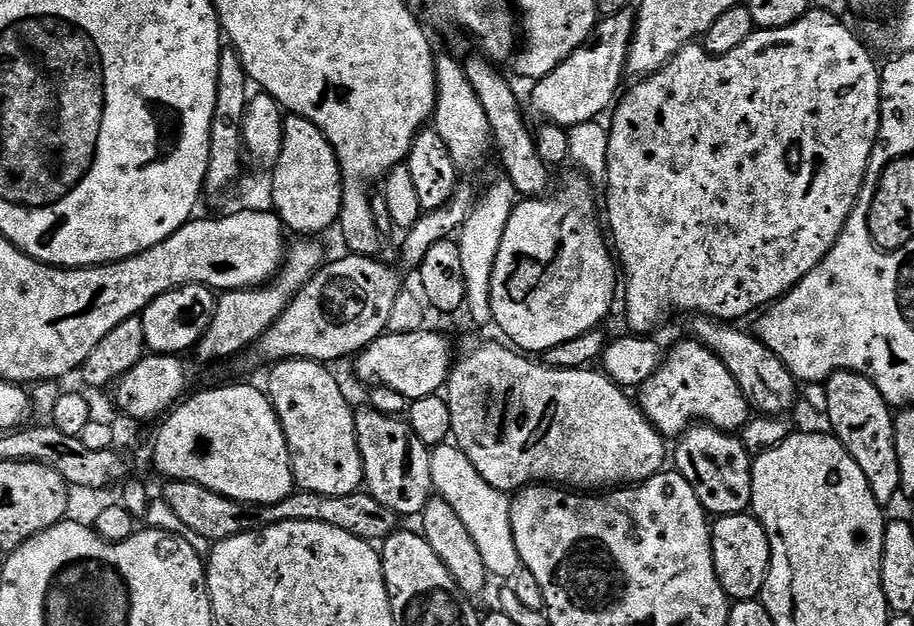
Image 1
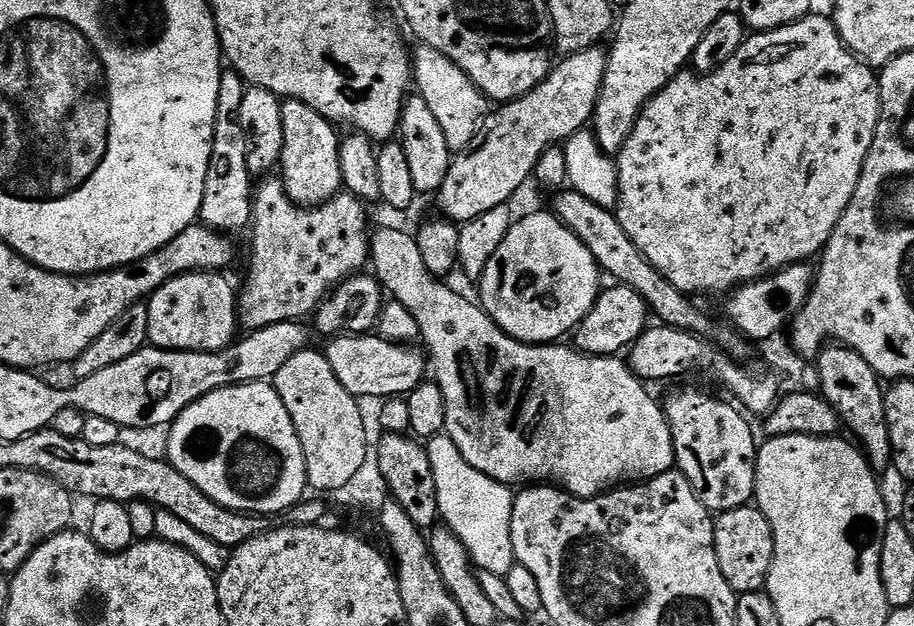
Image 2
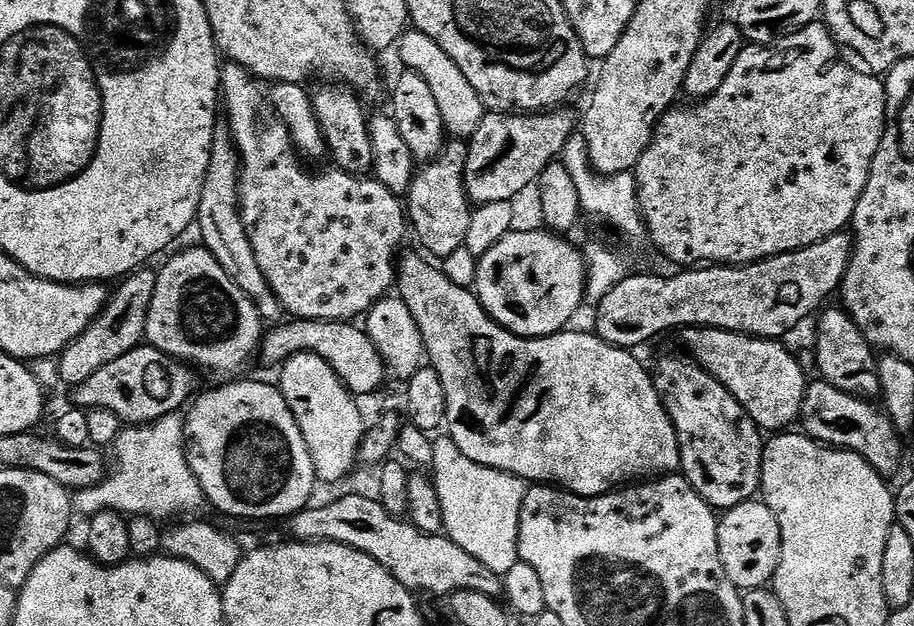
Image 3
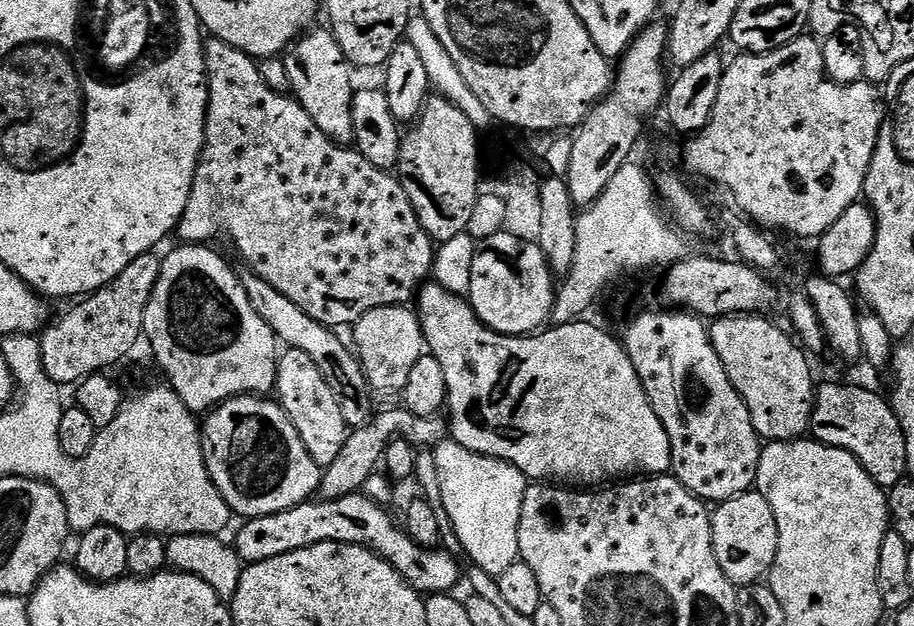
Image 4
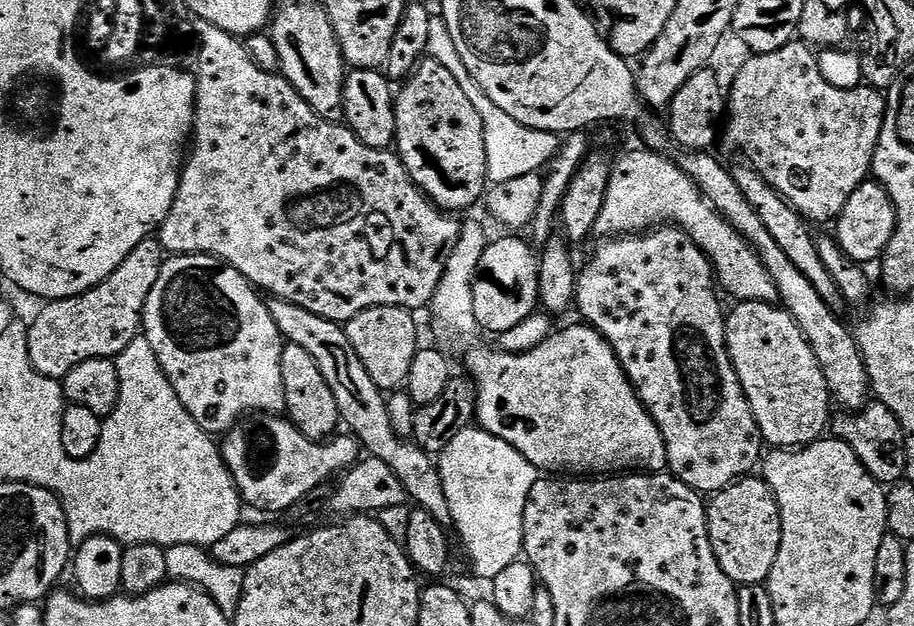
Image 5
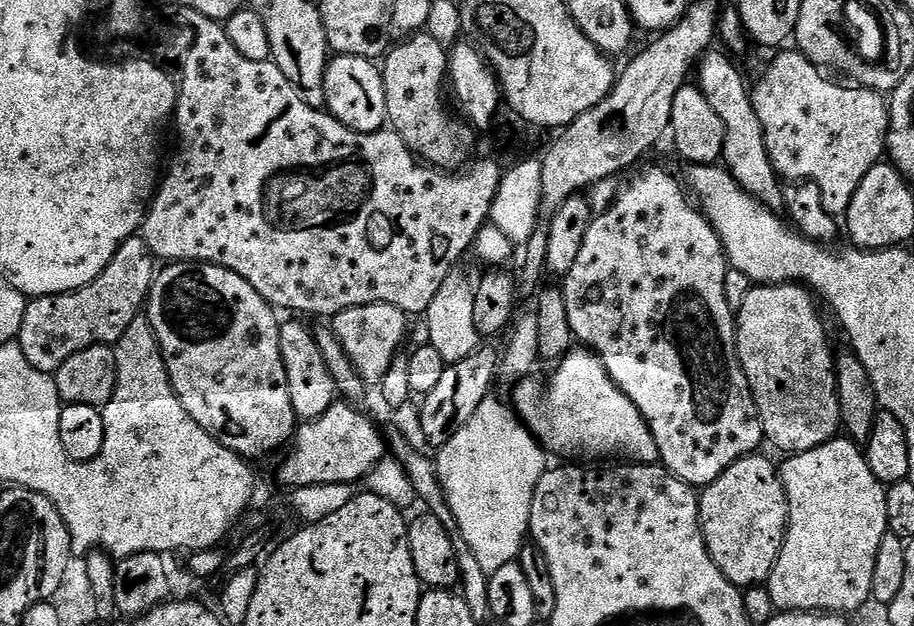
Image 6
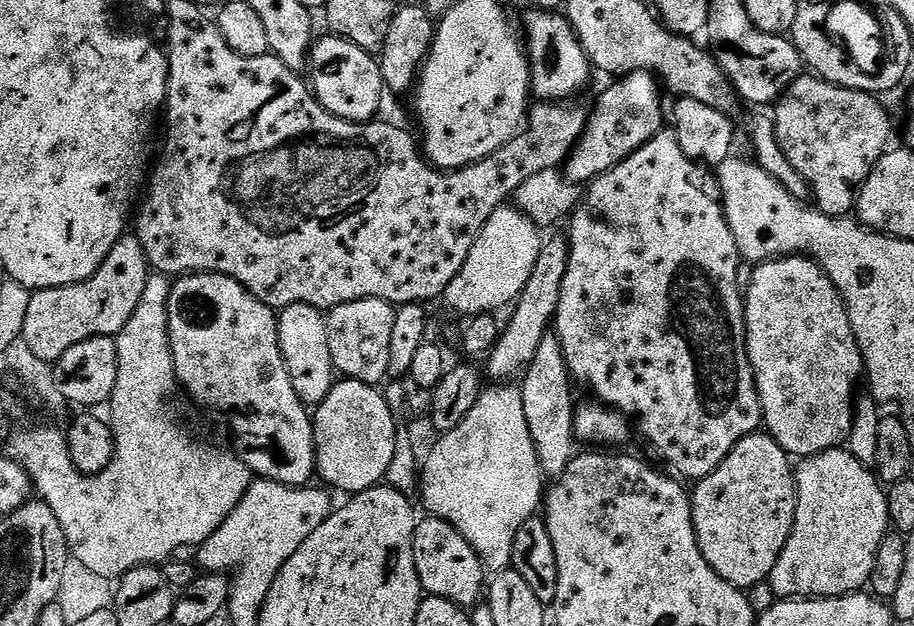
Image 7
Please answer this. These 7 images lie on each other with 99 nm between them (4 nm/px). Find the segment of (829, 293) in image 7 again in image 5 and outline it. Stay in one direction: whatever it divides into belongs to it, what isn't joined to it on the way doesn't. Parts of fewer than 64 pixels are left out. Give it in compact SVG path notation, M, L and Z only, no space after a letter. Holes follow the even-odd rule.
M745 300L735 305L737 308L727 313L724 329L730 362L742 382L742 390L750 402L750 410L758 422L763 443L776 450L795 450L806 444L813 444L829 431L834 415L834 401L828 392L822 366L810 350L810 342L802 334L798 322L783 307Z

